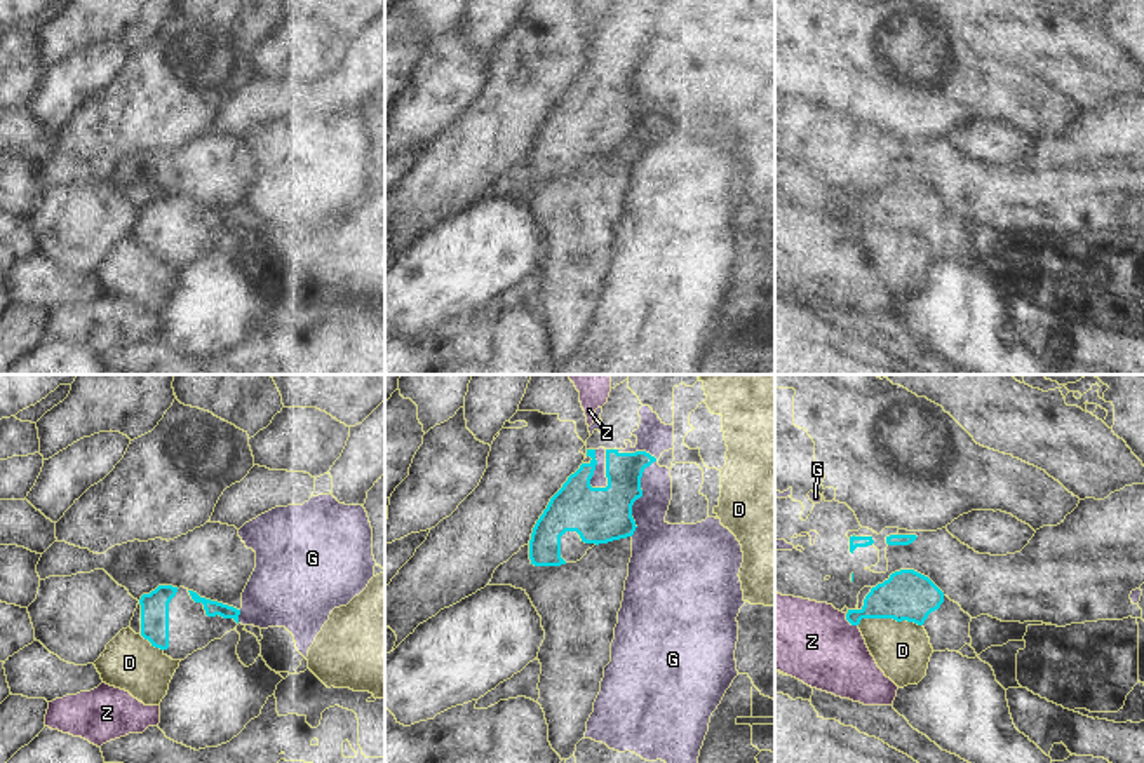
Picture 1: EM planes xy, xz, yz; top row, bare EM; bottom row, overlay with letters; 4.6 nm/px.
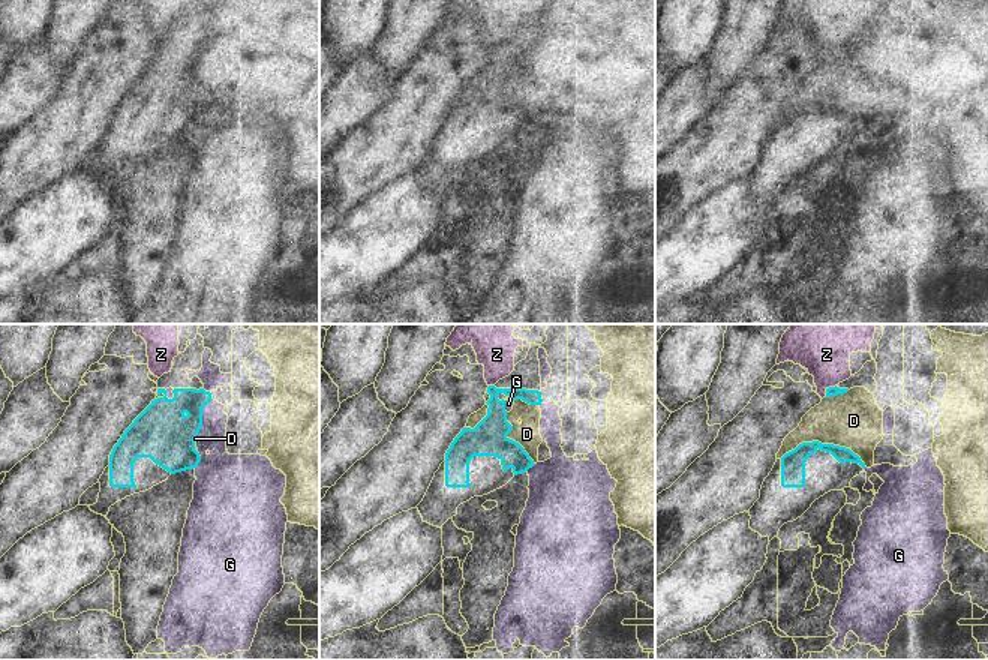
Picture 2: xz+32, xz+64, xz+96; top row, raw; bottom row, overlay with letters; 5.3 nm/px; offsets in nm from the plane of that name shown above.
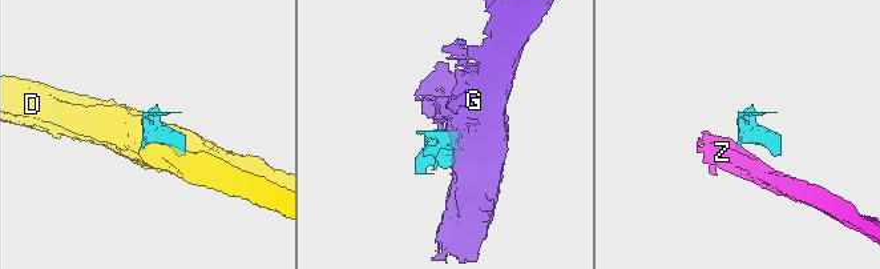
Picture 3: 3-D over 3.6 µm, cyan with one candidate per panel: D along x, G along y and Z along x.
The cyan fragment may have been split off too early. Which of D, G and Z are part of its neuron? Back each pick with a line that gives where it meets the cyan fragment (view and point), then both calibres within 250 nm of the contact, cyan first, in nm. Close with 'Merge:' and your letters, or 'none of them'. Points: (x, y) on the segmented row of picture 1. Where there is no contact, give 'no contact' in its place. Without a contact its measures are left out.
Merge: none of them

